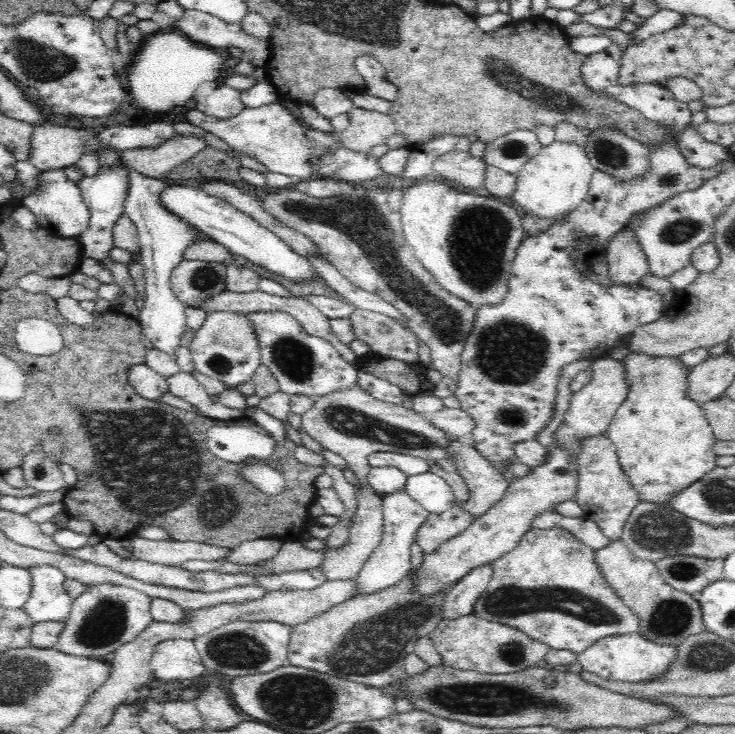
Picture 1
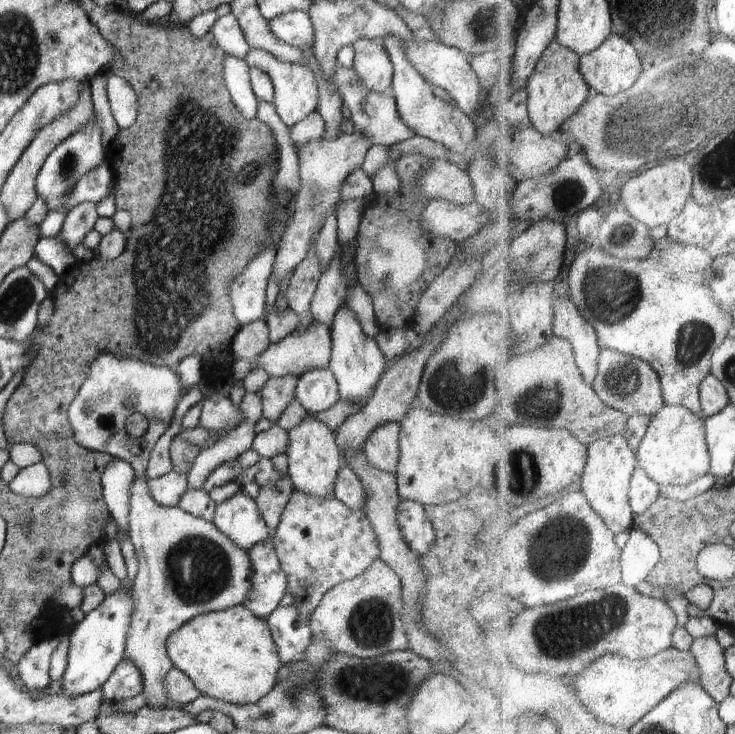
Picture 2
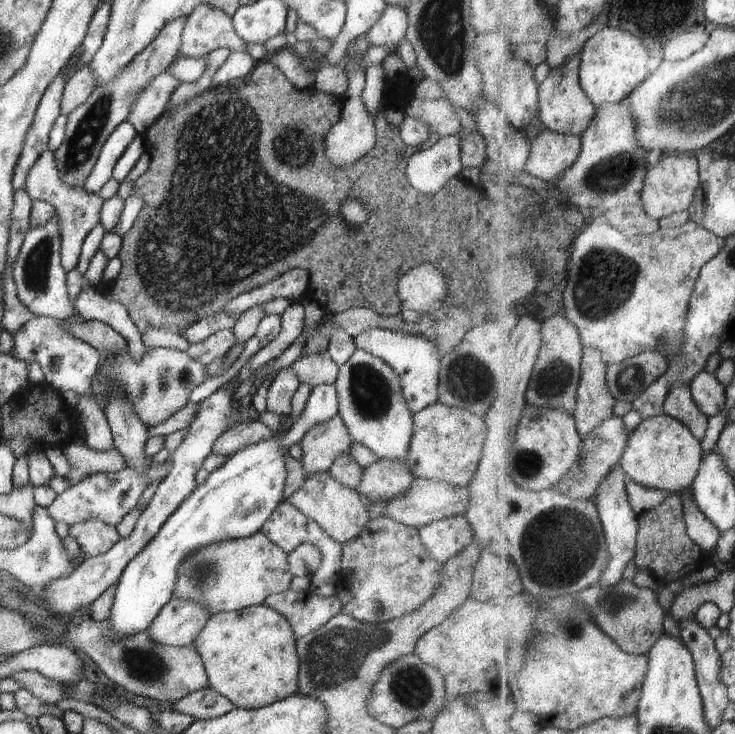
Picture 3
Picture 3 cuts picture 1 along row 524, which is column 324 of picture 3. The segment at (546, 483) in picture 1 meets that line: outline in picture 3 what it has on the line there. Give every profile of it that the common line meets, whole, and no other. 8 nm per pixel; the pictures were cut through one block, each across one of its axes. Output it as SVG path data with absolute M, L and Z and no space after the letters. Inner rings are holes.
M327 470L306 475L301 487L286 500L341 546L356 538L369 521L359 492L340 484Z

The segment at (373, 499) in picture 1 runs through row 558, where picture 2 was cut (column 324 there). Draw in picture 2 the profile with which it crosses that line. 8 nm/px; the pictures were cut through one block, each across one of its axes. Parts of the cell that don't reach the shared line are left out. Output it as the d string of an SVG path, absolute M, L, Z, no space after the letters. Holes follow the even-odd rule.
M314 322L314 324L310 324L308 328L304 328L300 332L293 331L286 338L282 338L280 342L271 344L256 360L246 360L246 358L234 359L231 376L234 378L234 381L244 380L251 369L255 367L262 368L264 372L268 373L268 376L272 377L299 377L312 370L329 368L332 356L330 332L329 328L320 322Z

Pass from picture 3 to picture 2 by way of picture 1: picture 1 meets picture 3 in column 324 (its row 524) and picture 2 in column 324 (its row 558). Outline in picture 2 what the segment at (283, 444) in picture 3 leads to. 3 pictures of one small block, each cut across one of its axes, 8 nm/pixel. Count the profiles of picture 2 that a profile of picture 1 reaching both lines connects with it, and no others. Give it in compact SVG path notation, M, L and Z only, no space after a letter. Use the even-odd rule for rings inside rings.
M329 368L312 370L299 376L294 396L310 416L330 409L340 399L336 378Z

